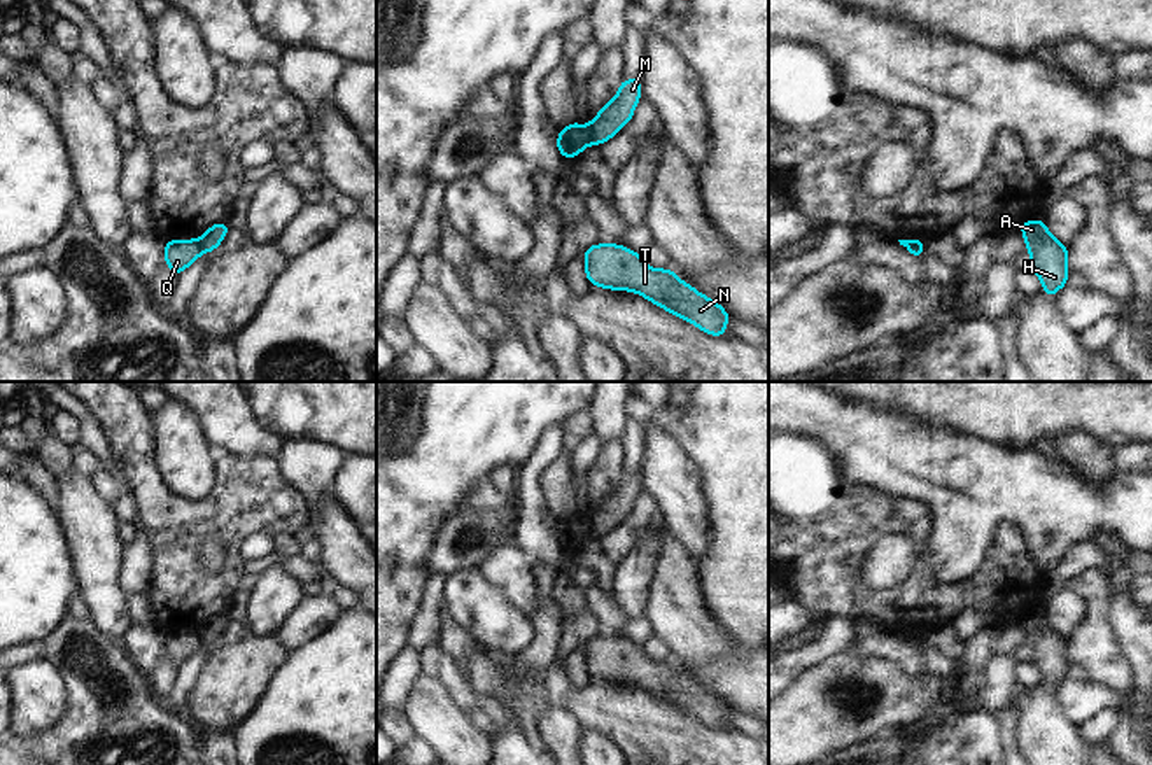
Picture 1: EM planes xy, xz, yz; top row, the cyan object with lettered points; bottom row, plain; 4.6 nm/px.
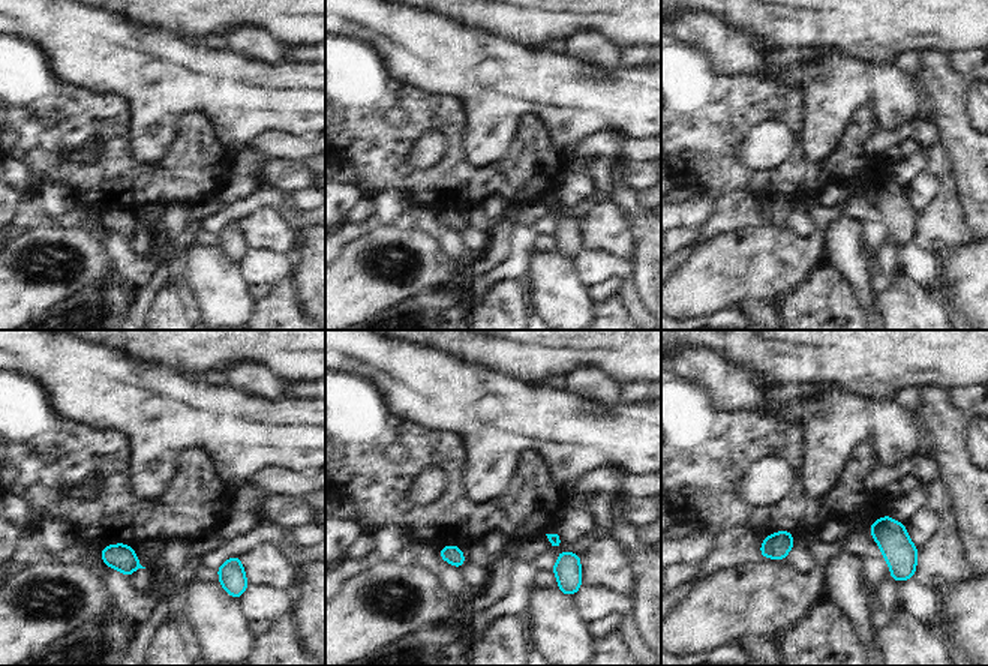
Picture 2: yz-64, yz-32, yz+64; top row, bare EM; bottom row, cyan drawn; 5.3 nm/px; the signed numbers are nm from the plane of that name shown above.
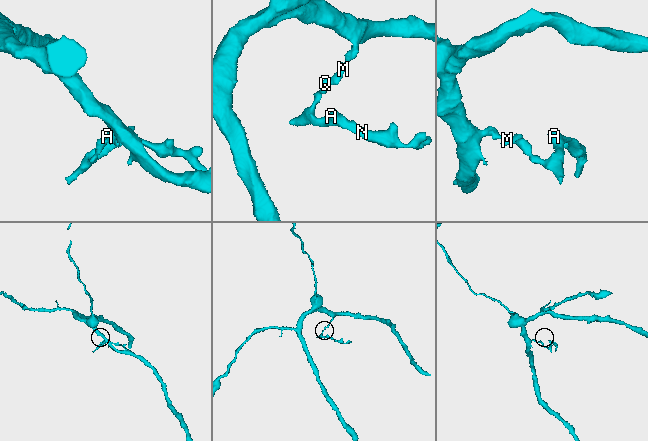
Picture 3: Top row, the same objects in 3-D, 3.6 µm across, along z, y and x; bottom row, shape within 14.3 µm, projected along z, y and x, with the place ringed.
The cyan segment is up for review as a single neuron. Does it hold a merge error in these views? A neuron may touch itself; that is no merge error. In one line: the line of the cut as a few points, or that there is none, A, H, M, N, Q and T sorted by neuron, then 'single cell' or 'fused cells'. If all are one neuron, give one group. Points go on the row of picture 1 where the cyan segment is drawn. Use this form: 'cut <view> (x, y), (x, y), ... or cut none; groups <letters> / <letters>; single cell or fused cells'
cut xz (587, 126), (590, 144); groups A H N Q T / M; fused cells

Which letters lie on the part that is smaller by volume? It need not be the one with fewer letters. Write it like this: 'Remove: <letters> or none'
Remove: A, H, N, Q, T.

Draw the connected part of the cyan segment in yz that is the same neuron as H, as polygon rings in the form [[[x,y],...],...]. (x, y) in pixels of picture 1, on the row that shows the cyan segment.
[[[1024,221],[1019,229],[1031,254],[1029,270],[1038,275],[1043,294],[1052,298],[1068,284],[1068,247],[1049,233],[1045,221]]]

